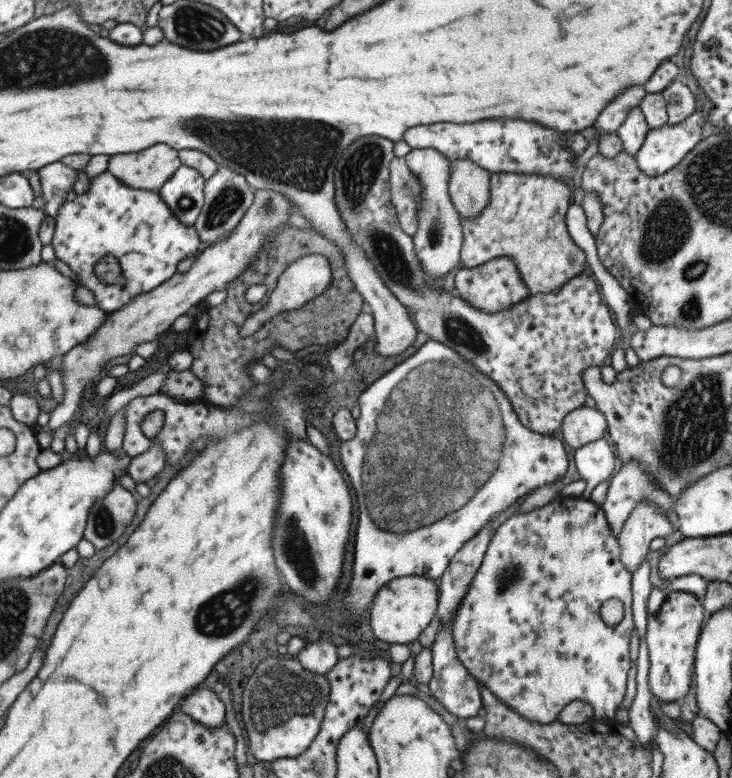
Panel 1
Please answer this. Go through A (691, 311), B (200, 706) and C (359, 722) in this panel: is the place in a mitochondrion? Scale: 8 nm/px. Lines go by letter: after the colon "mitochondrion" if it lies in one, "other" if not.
A: mitochondrion
B: other
C: other

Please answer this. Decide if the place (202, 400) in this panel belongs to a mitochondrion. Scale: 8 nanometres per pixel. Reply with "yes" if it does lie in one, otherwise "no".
no

